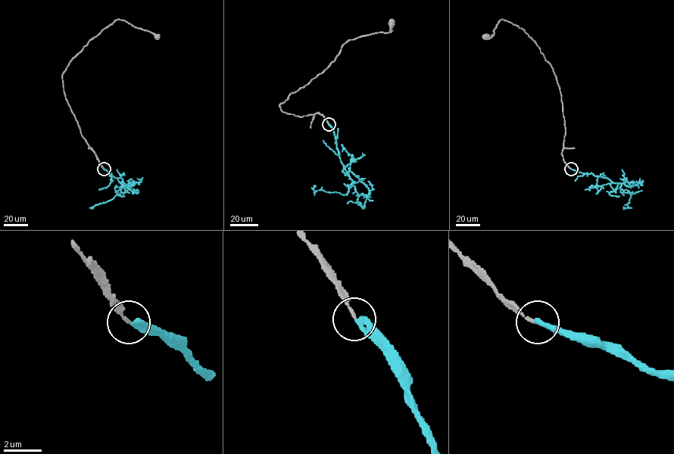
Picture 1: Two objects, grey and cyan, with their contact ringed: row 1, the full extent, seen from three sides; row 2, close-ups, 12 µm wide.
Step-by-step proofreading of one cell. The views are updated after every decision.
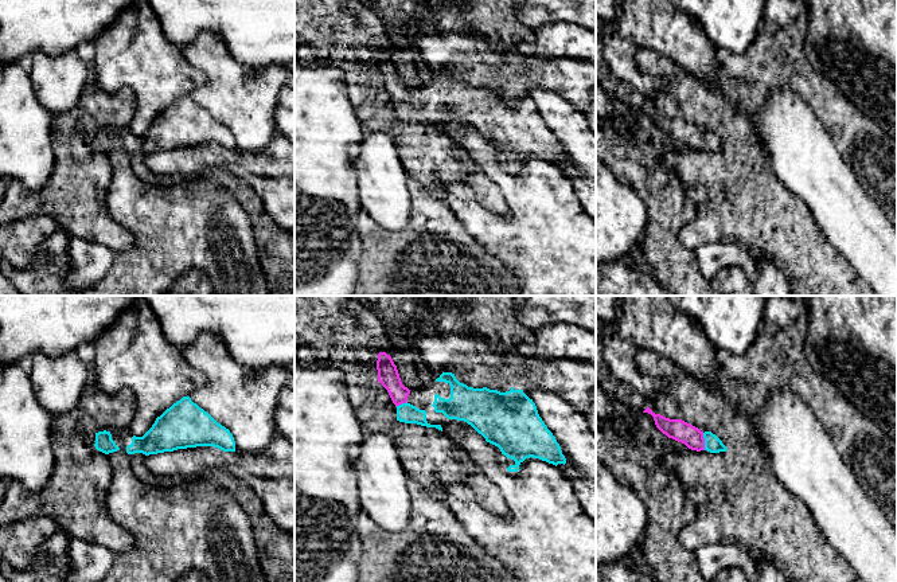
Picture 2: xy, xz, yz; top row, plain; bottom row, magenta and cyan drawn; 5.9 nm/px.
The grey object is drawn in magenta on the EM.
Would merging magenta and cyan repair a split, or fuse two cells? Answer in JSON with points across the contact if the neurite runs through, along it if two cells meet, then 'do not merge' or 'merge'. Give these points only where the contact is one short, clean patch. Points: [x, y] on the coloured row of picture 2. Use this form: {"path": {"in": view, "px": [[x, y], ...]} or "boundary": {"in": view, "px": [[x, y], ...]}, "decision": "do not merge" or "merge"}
{"path": {"in": "yz", "px": [[679, 430], [704, 441], [713, 444]]}, "decision": "merge"}

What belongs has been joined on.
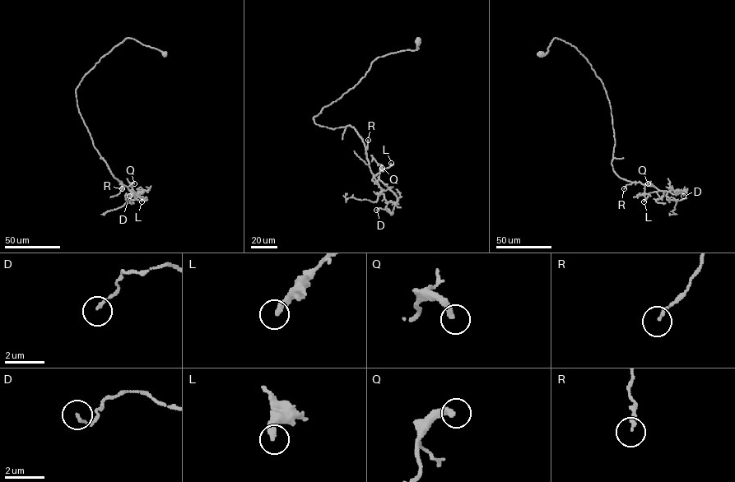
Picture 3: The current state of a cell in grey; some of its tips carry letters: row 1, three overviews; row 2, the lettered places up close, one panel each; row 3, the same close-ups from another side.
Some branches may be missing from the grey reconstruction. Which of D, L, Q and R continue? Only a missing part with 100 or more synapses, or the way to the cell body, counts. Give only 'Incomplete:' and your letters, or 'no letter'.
Incomplete: no letter

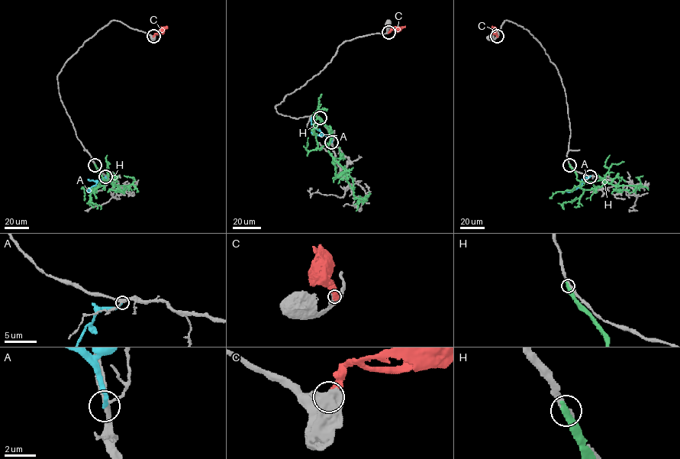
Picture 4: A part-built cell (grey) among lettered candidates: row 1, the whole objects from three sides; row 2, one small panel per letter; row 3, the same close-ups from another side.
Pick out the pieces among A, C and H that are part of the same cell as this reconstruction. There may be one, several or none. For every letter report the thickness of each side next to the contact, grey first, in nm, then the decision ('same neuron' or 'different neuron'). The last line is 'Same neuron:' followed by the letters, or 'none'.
A: 240/300 nm | different neuron
C: 500/600 nm | different neuron
H: 320/420 nm | different neuron
Same neuron: none

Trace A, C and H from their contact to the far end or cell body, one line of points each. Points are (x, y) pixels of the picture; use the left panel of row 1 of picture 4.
A: (105, 176), (88, 189), (88, 192), (91, 190)
C: (153, 36), (167, 27)
H: (95, 165), (104, 182), (107, 180), (117, 186), (128, 187), (135, 180), (124, 176)

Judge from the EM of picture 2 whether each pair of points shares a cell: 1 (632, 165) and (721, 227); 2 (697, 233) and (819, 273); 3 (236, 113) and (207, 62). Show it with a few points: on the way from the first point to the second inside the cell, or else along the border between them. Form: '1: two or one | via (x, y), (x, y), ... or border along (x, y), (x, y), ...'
1: two | border along (682, 183), (695, 206), (695, 215), (678, 235)
2: one | via (728, 230), (771, 230), (779, 233), (788, 242)
3: one | via (236, 101), (231, 86), (219, 74)

